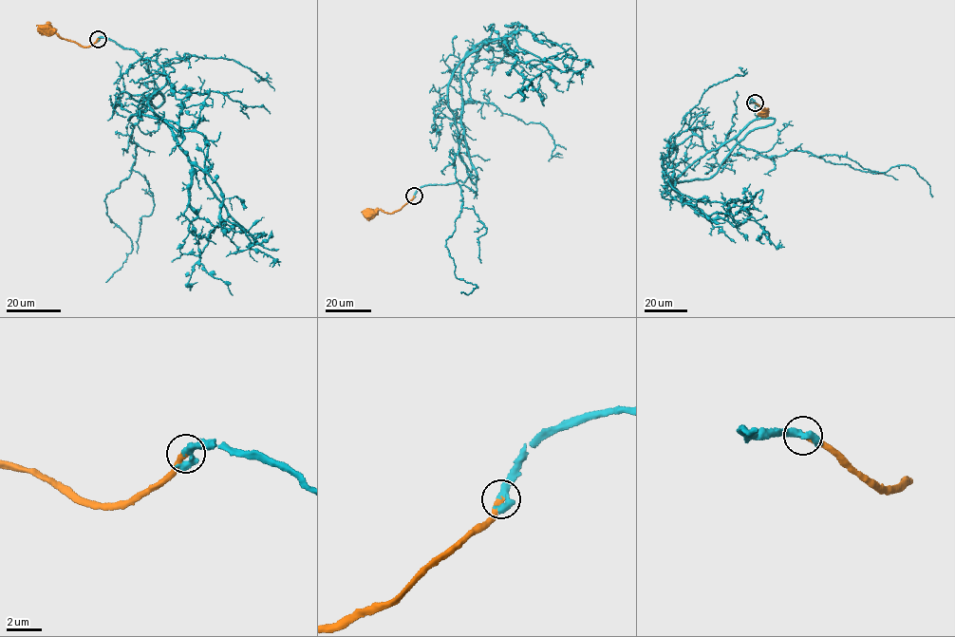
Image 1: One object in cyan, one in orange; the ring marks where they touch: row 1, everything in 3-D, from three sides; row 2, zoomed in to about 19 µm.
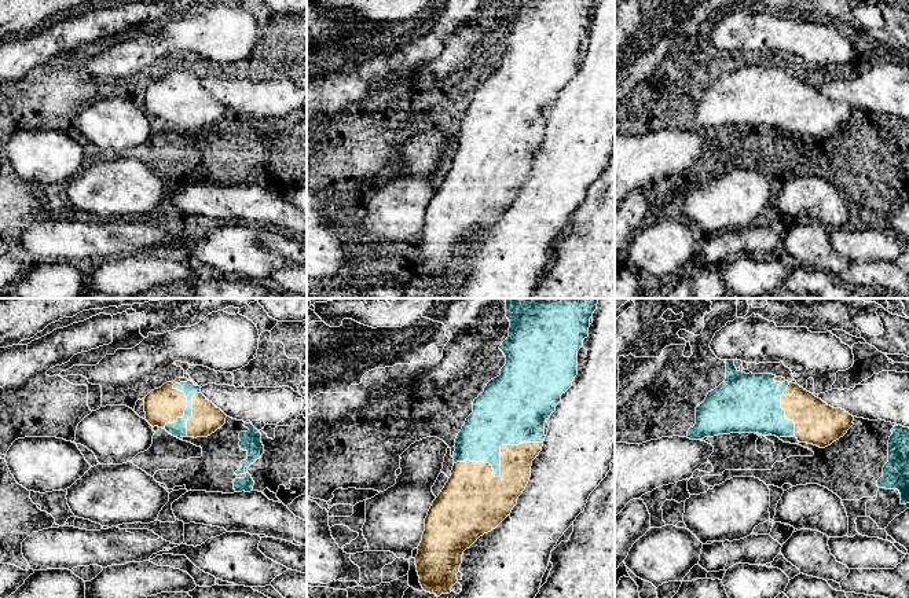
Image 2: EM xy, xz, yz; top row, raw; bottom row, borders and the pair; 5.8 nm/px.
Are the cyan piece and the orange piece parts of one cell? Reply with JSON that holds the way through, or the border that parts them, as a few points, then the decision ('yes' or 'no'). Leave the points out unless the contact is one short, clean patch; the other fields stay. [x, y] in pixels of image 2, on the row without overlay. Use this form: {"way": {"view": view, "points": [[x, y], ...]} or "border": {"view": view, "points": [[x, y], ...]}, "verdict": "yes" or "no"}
{"verdict": "yes"}

